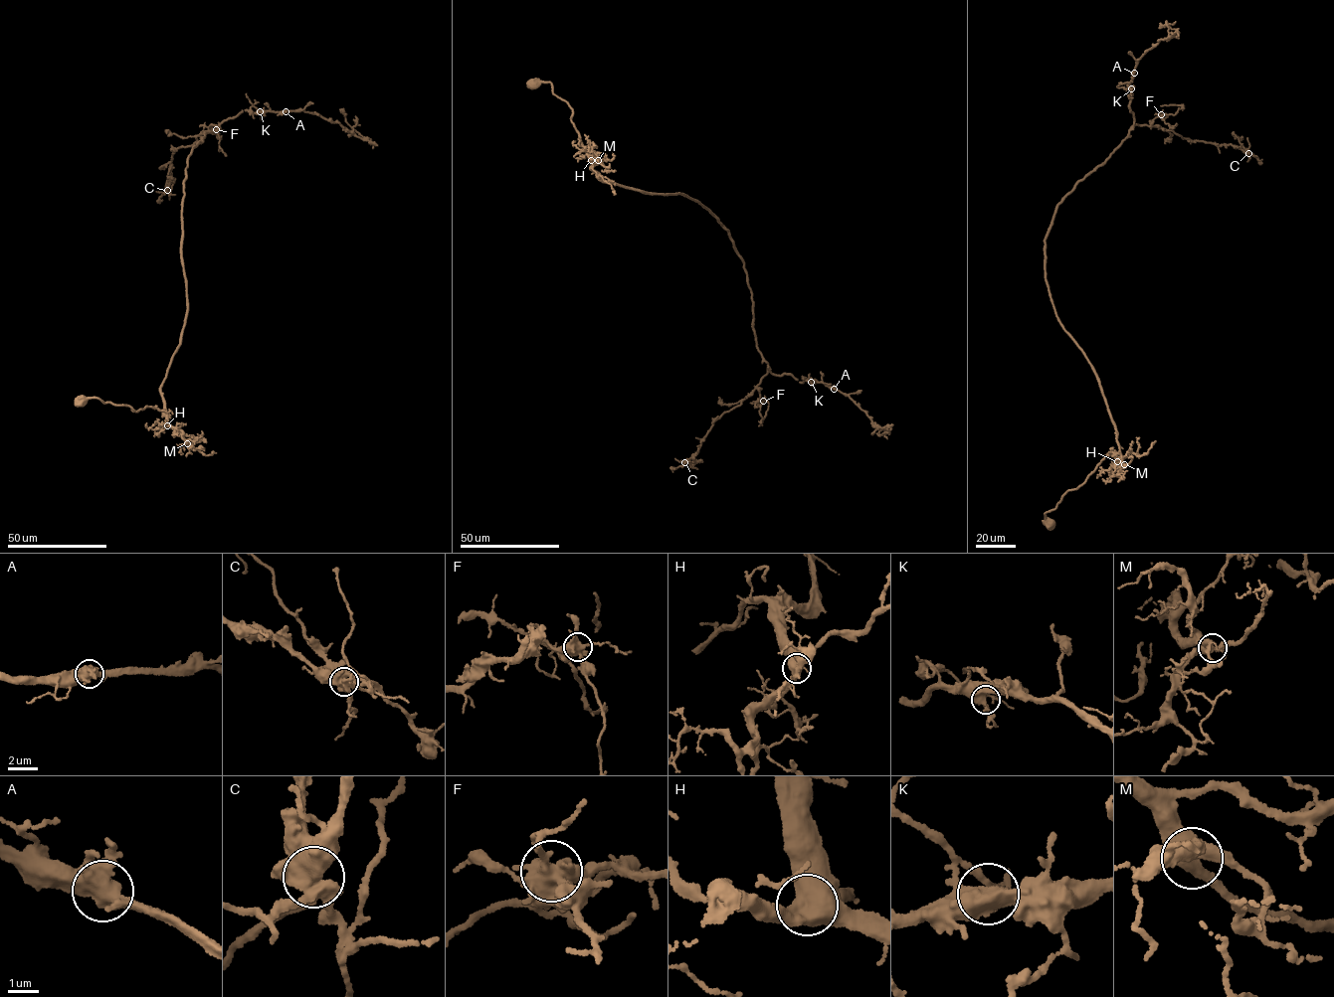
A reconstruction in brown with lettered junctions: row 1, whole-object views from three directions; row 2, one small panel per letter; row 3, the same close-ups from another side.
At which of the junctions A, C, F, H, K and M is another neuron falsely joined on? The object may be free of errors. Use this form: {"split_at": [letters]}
{"split_at": ["F"]}

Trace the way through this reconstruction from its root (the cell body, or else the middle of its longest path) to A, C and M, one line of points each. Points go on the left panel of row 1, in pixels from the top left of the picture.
A: (80, 402), (167, 414), (161, 385), (188, 306), (188, 155), (242, 110), (285, 111)
C: (80, 402), (167, 414), (161, 385), (188, 306), (183, 181), (191, 149), (216, 125), (173, 150), (167, 190)
M: (80, 402), (95, 397), (136, 412), (147, 407), (164, 411), (168, 423), (182, 432), (187, 443)

